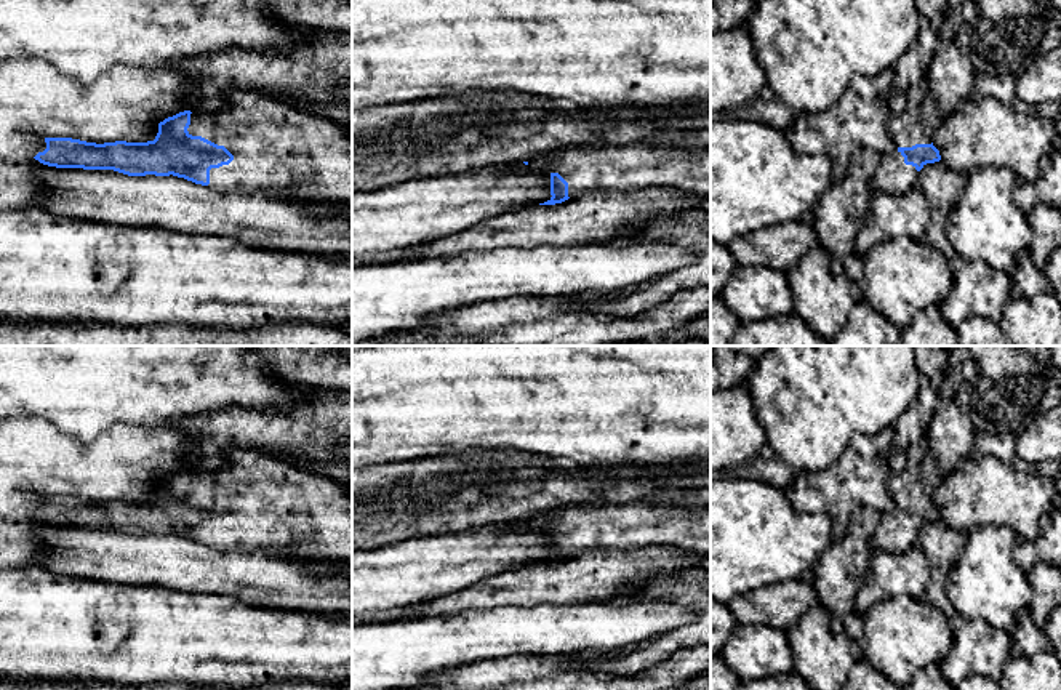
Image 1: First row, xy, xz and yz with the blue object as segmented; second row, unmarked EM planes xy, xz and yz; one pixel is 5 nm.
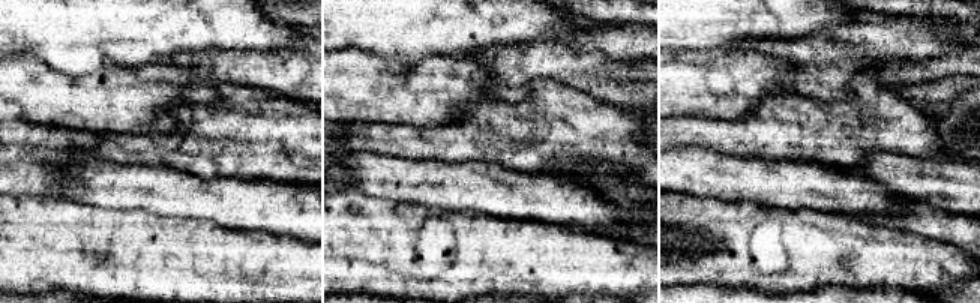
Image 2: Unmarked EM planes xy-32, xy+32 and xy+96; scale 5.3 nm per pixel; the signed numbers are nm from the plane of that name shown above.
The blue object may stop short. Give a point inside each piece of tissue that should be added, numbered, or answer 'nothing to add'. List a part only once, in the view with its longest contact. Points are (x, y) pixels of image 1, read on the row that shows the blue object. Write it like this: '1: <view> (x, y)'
1: xy (280, 151)

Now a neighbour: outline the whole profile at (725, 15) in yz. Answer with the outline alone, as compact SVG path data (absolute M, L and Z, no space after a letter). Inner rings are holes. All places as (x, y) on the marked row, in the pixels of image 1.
M711 0L711 34L747 24L760 0Z

